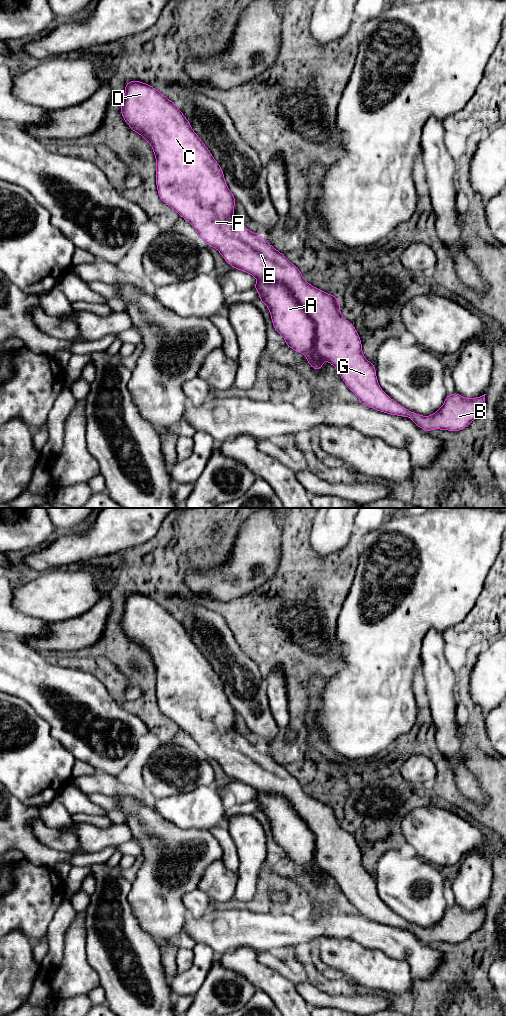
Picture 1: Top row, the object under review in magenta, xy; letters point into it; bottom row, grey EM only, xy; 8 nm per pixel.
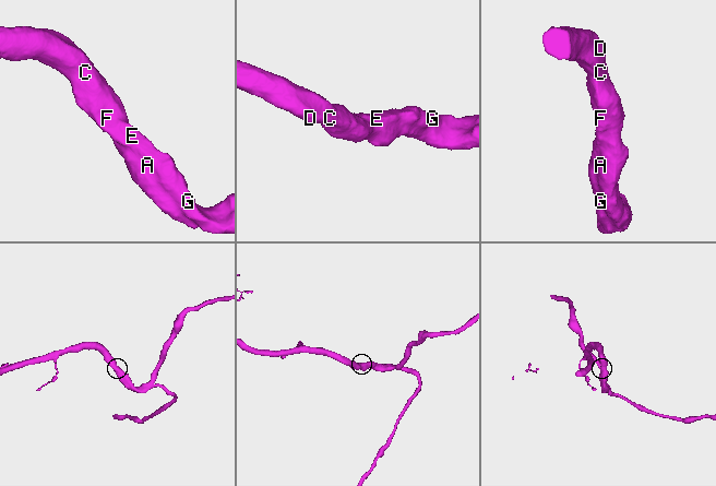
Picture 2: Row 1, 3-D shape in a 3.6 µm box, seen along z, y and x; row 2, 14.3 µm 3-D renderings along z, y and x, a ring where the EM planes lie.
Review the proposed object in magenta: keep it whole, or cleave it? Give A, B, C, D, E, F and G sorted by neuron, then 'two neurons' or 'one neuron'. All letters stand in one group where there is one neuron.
groups A B C D E F G; one neuron

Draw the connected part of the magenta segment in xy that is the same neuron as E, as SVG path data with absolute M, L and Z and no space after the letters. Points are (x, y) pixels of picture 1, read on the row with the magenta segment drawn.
M130 81L125 84L121 115L134 132L139 133L144 140L149 142L154 151L156 186L160 199L178 215L190 222L197 231L198 237L202 238L208 247L216 248L229 265L258 279L252 288L258 291L259 300L267 305L273 328L284 337L287 346L307 357L306 363L310 364L313 369L320 370L323 367L323 361L327 360L336 368L346 386L356 395L360 403L390 415L408 416L416 426L426 432L433 429L457 432L466 428L482 414L486 394L468 399L454 392L446 396L444 404L431 416L421 416L411 412L391 399L378 384L374 364L369 362L362 353L362 343L357 330L341 315L337 296L328 294L306 282L301 271L281 252L277 251L258 233L249 231L234 217L234 205L237 199L225 182L221 166L193 131L190 122L179 108L152 86L141 81Z

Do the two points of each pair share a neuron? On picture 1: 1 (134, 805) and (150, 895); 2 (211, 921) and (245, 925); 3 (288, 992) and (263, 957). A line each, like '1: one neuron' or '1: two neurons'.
1: one neuron
2: one neuron
3: two neurons

